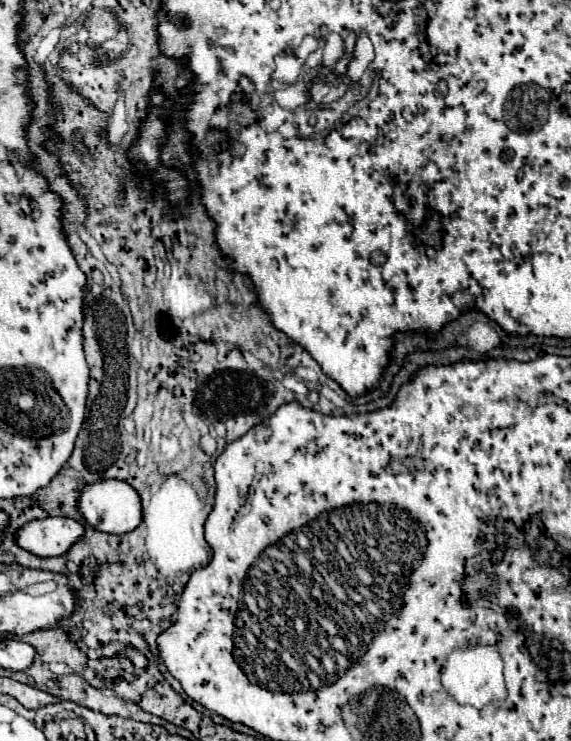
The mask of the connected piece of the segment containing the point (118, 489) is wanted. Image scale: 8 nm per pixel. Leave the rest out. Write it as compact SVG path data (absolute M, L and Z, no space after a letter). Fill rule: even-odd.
M102 479L96 483L86 483L76 499L76 507L88 525L104 533L122 535L134 531L142 521L142 507L140 507L138 493L128 483L118 479Z

